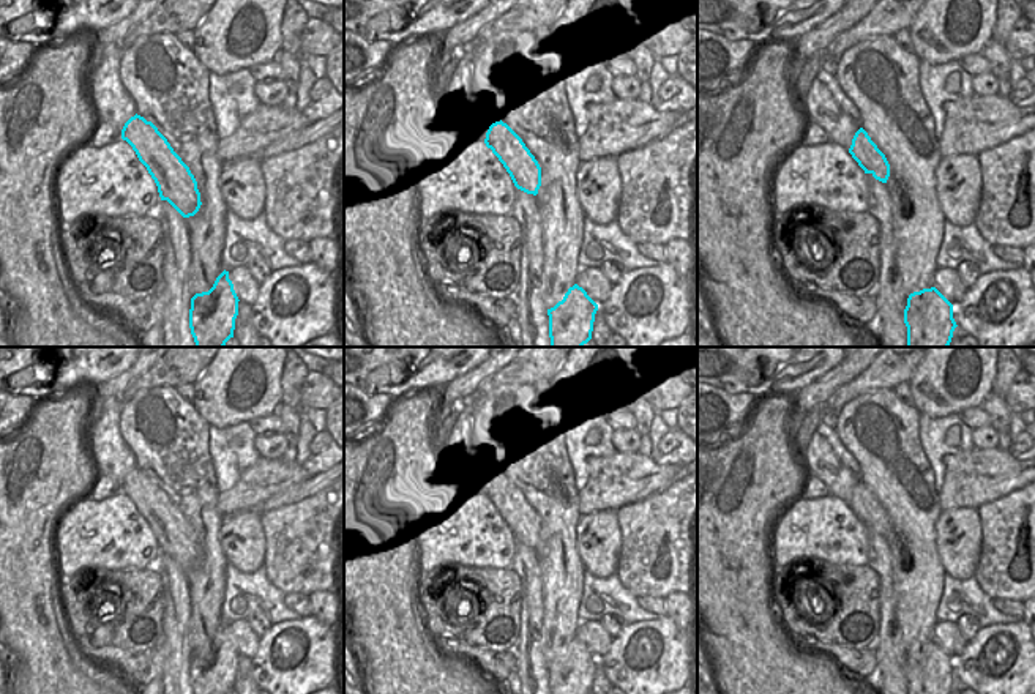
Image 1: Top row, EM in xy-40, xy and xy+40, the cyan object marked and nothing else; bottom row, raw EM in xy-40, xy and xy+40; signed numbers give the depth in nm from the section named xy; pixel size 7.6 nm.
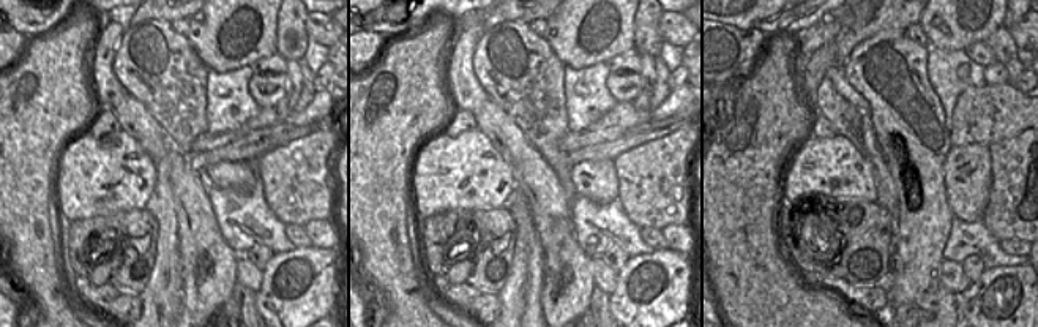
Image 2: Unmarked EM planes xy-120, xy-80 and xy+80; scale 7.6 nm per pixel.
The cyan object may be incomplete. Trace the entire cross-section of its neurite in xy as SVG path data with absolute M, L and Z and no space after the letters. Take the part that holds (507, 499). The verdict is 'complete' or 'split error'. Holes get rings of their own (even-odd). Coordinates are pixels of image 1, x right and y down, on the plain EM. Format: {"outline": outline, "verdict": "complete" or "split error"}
{"outline": "M502 473L489 479L484 497L503 517L514 539L527 547L538 547L541 520L522 492Z", "verdict": "complete"}

